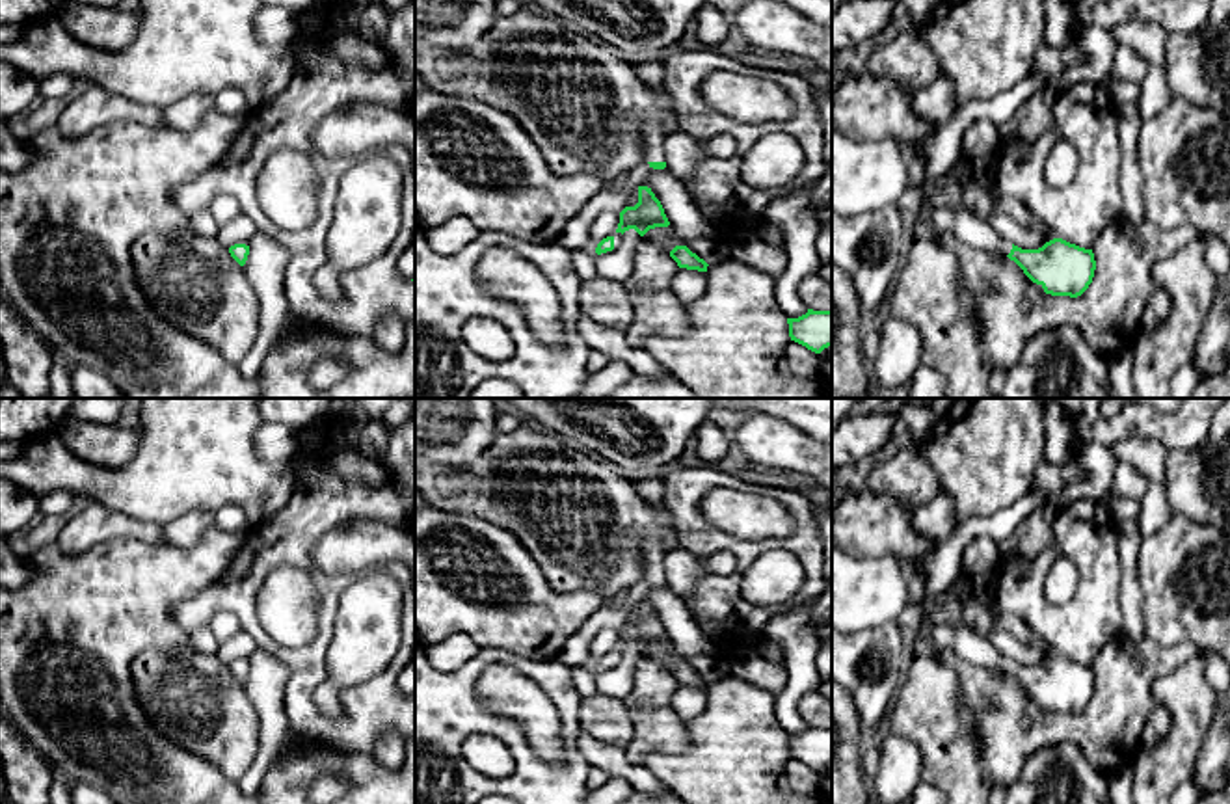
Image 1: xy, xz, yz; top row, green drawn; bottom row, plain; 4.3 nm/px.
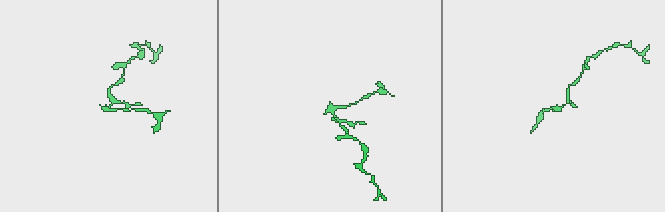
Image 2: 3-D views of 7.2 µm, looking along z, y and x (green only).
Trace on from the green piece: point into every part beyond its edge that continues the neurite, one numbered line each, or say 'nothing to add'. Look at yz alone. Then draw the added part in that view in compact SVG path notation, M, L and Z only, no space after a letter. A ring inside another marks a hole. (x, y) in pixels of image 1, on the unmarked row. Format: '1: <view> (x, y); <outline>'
1: yz (933, 637); M923 620L914 644L914 657L938 657L943 650L953 650L956 657L988 670L1007 674L1012 666L1012 659L973 629Z

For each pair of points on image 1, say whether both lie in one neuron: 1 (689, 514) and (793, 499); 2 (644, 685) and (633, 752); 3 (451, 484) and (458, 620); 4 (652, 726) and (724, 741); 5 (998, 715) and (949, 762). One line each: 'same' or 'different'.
1: same
2: same
3: different
4: different
5: different

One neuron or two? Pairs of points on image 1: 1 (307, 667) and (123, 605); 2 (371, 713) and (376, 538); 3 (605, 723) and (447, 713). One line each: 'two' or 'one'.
1: two
2: two
3: two

